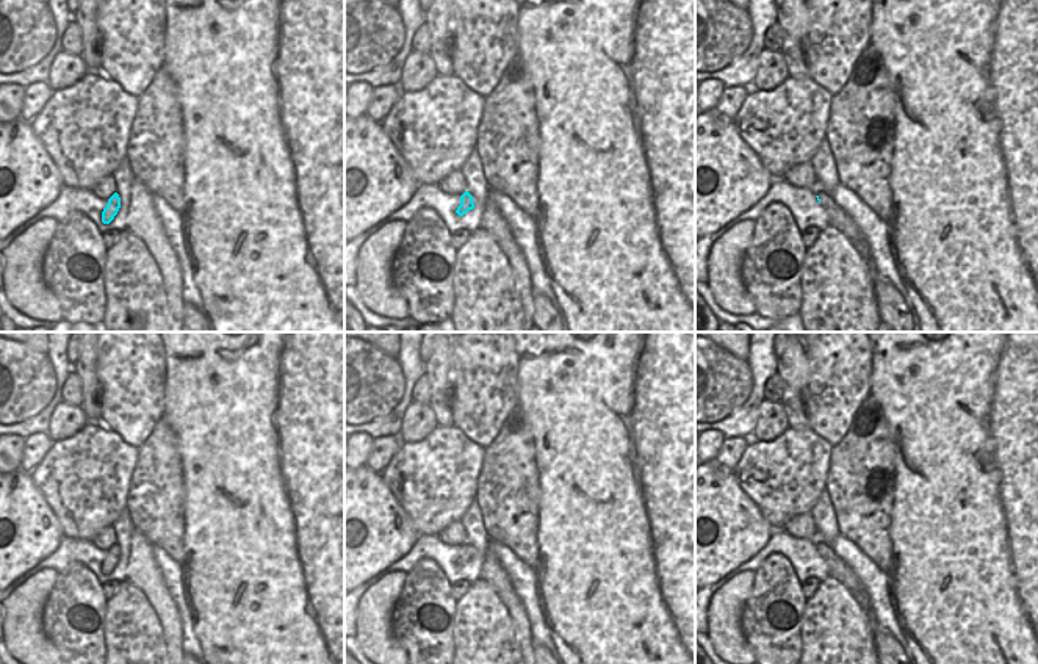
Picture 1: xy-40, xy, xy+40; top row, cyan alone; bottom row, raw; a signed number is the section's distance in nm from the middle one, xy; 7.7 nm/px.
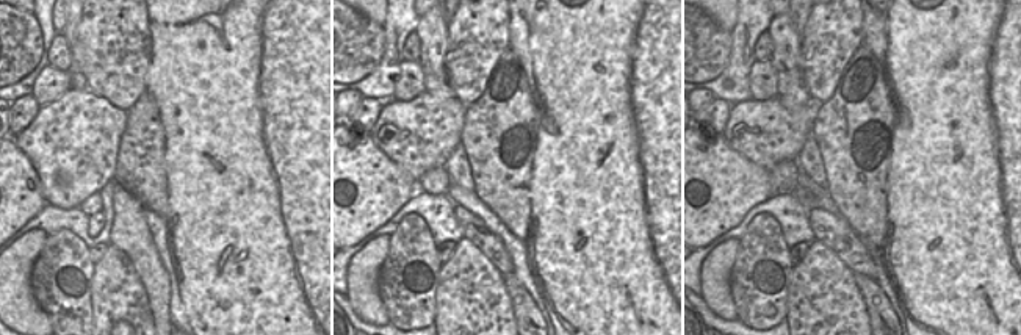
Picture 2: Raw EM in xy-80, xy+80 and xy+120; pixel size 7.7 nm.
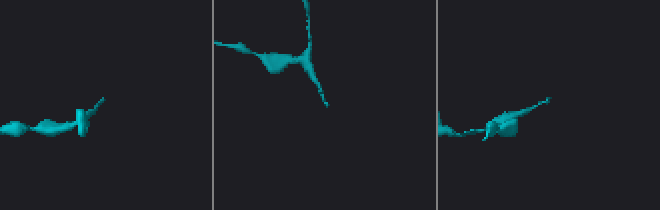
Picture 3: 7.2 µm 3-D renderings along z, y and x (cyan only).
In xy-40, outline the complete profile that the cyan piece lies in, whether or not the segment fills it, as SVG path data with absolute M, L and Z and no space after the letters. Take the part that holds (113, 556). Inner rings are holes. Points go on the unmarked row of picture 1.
M114 543L108 550L108 554L106 554L106 558L102 562L102 573L103 575L110 575L114 570L114 567L117 565L119 559L121 559L121 548L119 548L117 543Z

